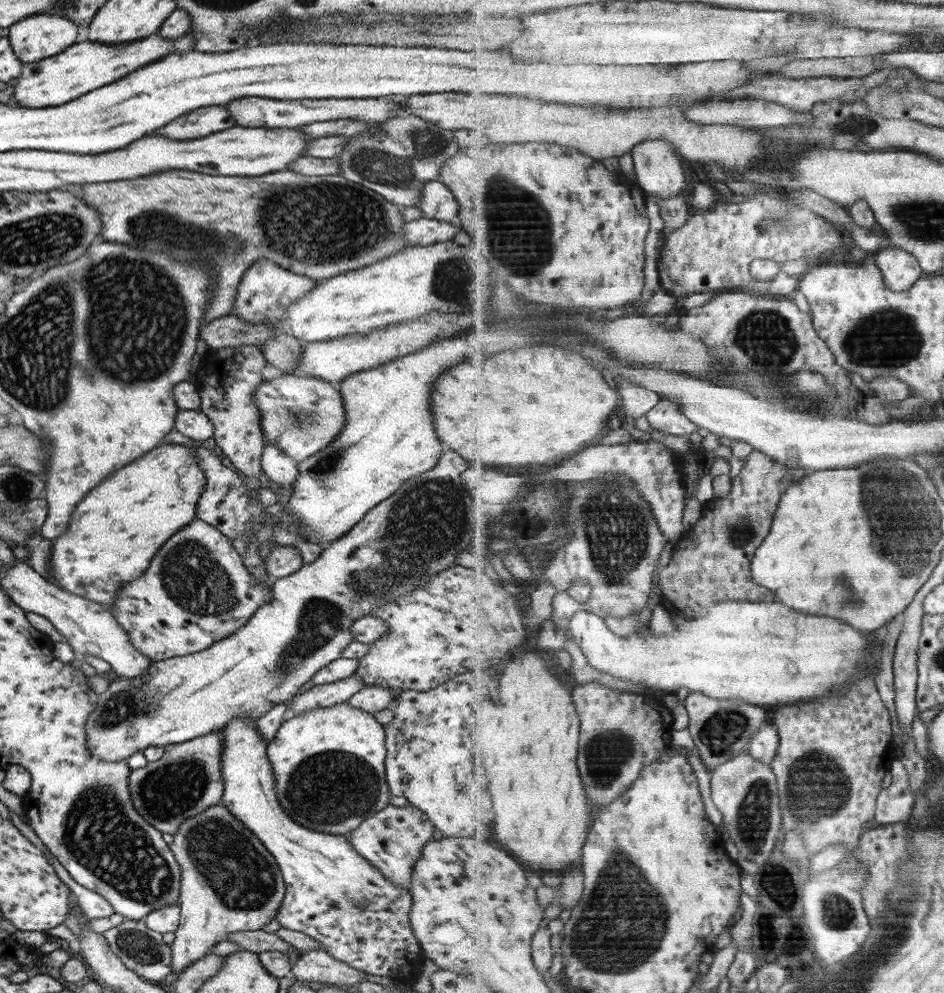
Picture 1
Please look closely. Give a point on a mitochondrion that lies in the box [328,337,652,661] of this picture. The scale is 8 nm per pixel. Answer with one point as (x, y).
(430, 521)

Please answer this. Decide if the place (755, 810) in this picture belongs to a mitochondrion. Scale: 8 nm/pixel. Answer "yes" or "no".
yes

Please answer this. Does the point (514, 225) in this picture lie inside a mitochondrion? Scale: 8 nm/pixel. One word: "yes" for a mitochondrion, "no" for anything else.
yes

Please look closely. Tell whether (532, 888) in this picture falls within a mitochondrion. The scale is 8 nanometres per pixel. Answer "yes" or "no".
no

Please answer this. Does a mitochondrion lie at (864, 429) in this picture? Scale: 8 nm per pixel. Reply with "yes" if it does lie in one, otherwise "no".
no

